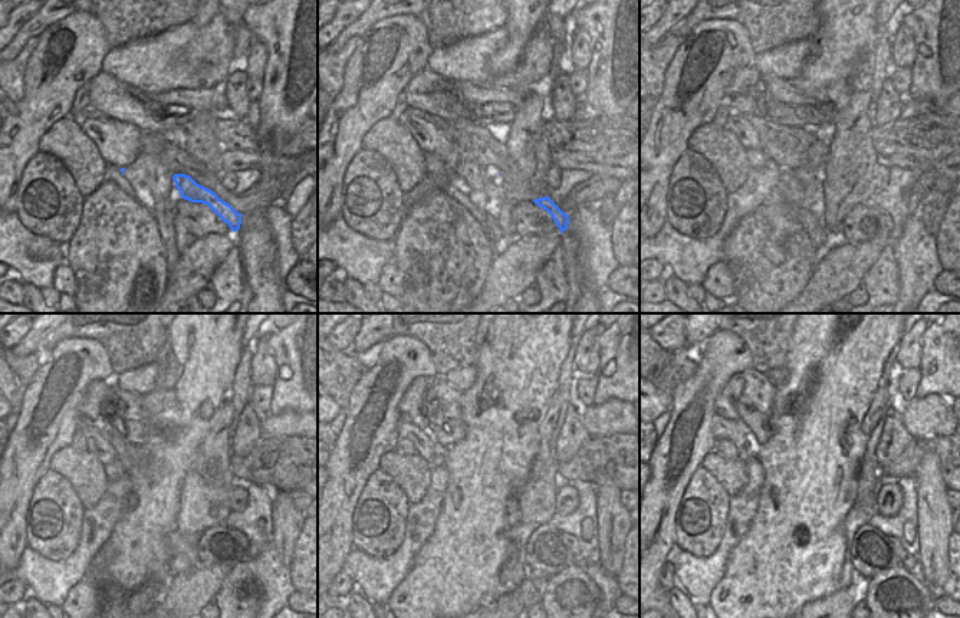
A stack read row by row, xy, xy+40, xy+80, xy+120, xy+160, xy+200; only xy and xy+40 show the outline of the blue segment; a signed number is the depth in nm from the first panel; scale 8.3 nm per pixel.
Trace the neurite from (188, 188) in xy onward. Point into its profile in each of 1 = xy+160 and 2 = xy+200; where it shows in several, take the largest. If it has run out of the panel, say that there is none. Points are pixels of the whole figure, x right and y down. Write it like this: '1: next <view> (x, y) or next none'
1: next xy+160 (581, 561)
2: next xy+200 (910, 562)

